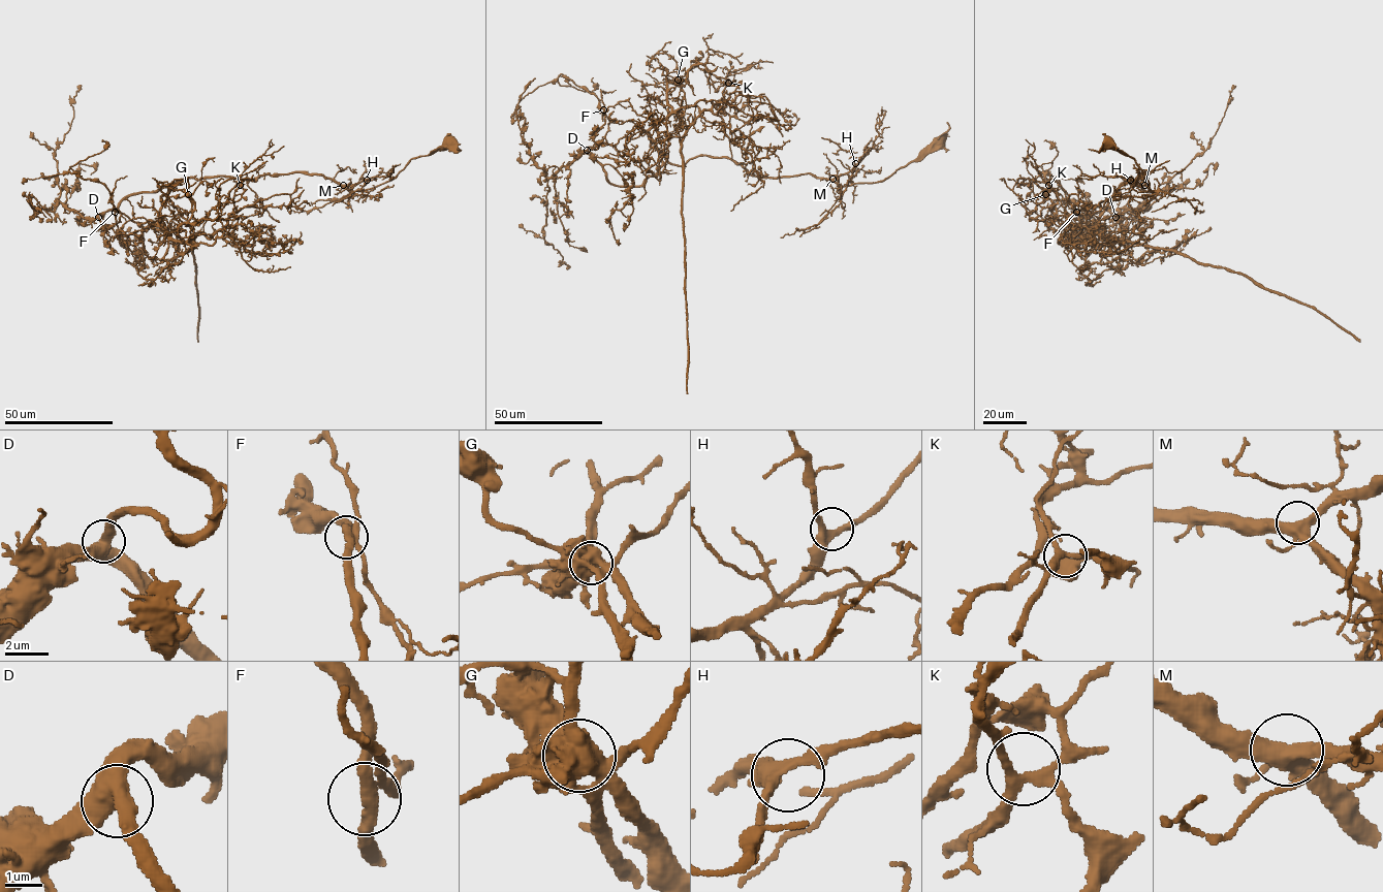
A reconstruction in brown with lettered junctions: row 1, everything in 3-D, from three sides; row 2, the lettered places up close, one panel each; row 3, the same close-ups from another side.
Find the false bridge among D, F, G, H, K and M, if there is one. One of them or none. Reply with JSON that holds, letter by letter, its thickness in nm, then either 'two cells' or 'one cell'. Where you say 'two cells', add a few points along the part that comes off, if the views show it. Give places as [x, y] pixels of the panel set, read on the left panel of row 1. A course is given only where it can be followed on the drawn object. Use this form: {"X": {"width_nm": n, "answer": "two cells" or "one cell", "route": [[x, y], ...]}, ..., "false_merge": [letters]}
{"D": {"width_nm": 480, "answer": "one cell"}, "F": {"width_nm": 340, "answer": "one cell"}, "G": {"width_nm": 700, "answer": "two cells", "route": [[188, 194], [194, 221], [189, 224], [196, 233], [192, 241], [198, 307], [198, 342]]}, "H": {"width_nm": 360, "answer": "one cell"}, "K": {"width_nm": 260, "answer": "one cell"}, "M": {"width_nm": 440, "answer": "one cell"}, "false_merge": ["G"]}

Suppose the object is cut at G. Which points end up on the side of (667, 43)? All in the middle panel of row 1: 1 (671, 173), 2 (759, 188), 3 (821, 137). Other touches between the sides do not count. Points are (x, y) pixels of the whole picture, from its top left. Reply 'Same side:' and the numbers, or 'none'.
Same side: 3

